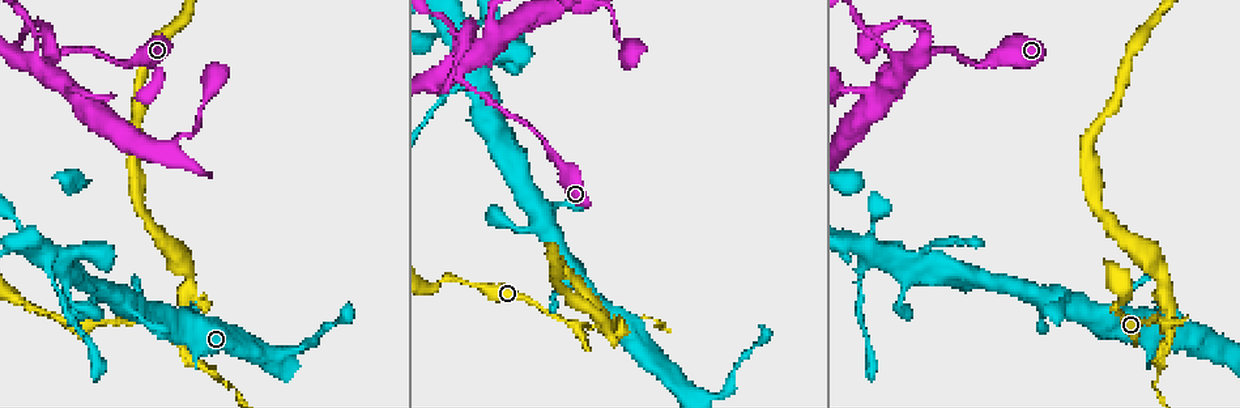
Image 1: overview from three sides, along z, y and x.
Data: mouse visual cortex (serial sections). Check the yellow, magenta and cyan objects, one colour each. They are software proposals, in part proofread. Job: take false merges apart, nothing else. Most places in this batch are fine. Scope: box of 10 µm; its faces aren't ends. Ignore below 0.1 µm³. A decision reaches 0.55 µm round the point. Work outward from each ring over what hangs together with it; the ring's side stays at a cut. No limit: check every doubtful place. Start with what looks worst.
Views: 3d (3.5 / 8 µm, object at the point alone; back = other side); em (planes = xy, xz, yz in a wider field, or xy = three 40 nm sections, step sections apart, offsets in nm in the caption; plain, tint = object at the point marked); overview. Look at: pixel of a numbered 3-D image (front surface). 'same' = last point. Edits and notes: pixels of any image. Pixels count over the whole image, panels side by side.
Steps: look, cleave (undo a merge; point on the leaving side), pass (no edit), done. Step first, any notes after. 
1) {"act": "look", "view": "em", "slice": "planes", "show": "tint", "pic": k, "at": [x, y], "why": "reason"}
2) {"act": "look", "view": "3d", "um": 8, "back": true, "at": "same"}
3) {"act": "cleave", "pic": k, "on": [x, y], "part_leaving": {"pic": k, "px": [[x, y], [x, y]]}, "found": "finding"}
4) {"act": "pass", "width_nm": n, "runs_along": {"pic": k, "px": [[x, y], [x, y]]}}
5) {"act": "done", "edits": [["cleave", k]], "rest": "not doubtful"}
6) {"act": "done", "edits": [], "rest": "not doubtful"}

{"act": "look", "view": "3d", "um": 3.5, "pic": 1, "at": [1164, 354], "why": "two arms in line, one across"}

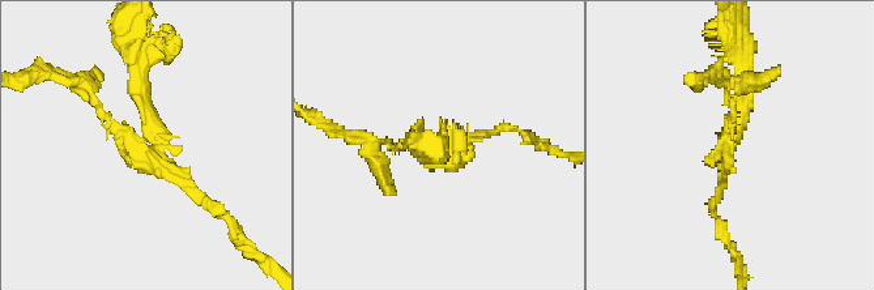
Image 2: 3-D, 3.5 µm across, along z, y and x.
{"act": "look", "view": "em", "slice": "xy", "step": 1, "show": "tint", "pic": 2, "at": [729, 142], "arms": 3, "arm_widths_nm": [100, 150, 200]}

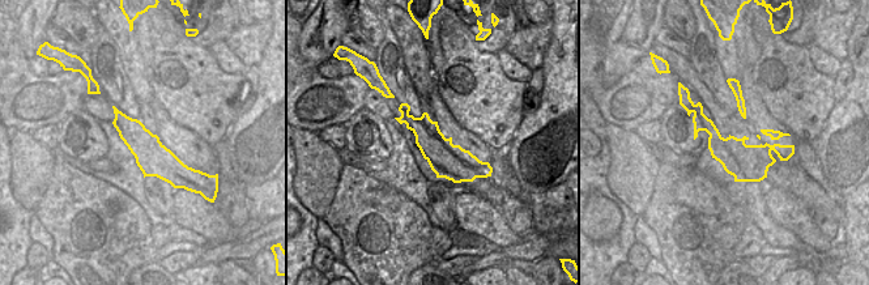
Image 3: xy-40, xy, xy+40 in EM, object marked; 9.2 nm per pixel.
{"act": "look", "view": "em", "slice": "xy", "step": 5, "show": "tint", "at": "same"}

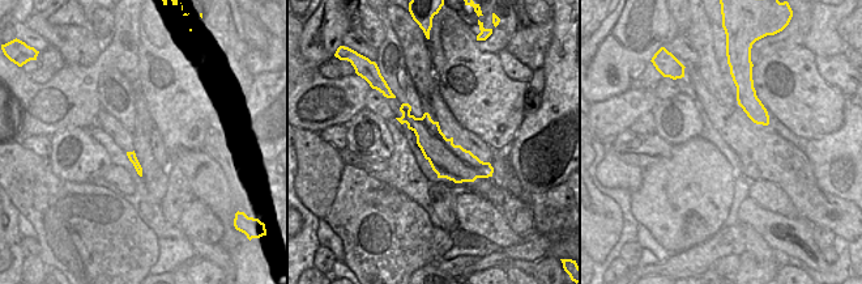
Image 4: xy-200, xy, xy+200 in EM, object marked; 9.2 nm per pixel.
{"act": "cleave", "pic": 2, "on": [137, 89], "part_leaving": {"pic": 2, "px": [[145, 139], [149, 114], [133, 34]]}, "found": "a second cell is stuck on"}

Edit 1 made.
{"act": "look", "view": "3d", "um": 3.5, "pic": 2, "at": [727, 104], "why": "a narrow waist"}

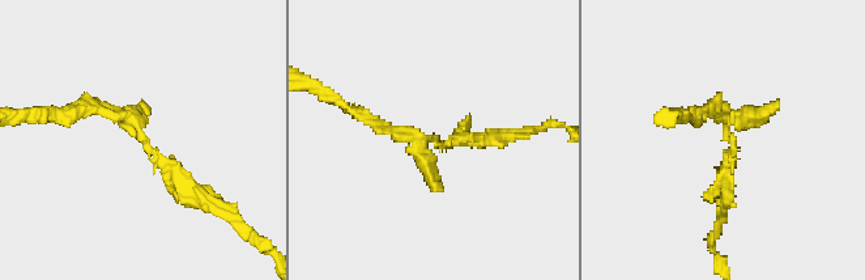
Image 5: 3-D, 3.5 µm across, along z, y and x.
{"act": "look", "view": "em", "slice": "xy", "step": 2, "show": "tint", "pic": 5, "at": [728, 140]}

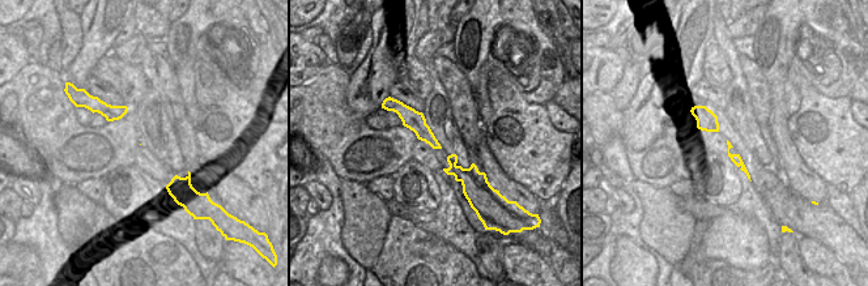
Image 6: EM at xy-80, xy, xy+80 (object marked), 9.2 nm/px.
{"act": "pass", "runs_along": {"pic": 5, "px": [[72, 113], [120, 113], [204, 198]]}, "found": "all the same cell"}

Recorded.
{"act": "look", "view": "3d", "um": 3.5, "pic": 1, "at": [37, 67], "why": "small branch off a trunk"}

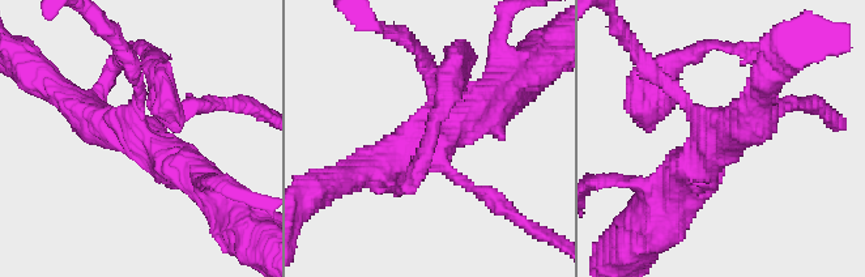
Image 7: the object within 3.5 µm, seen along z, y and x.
{"act": "look", "view": "em", "slice": "xy", "step": 3, "show": "tint", "pic": 7, "at": [140, 135]}

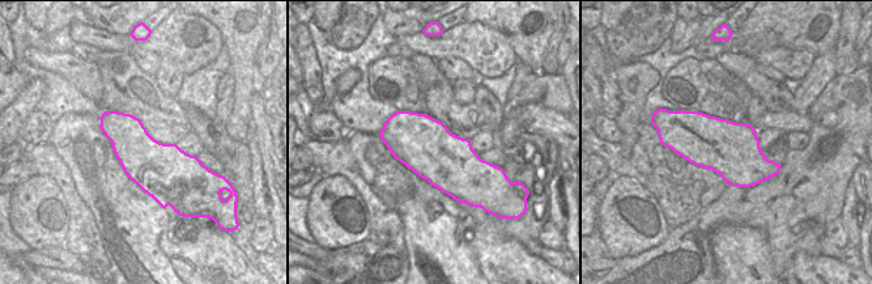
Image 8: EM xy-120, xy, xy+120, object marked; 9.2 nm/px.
{"act": "pass", "width_nm": 500, "runs_along": {"pic": 7, "px": [[782, 107], [728, 136], [677, 179]]}, "found": "continuous, no second cell"}

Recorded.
{"act": "look", "view": "3d", "um": 3.5, "pic": 1, "at": [875, 35], "why": "abrupt turn"}

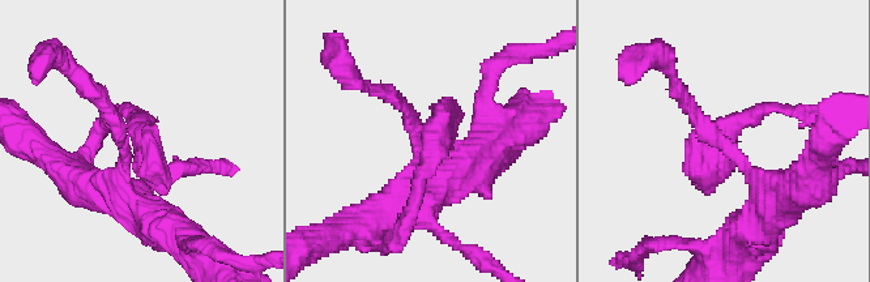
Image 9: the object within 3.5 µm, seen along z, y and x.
{"act": "look", "view": "em", "slice": "xy", "step": 3, "show": "tint", "pic": 9, "at": [719, 137], "why": "now the EM"}

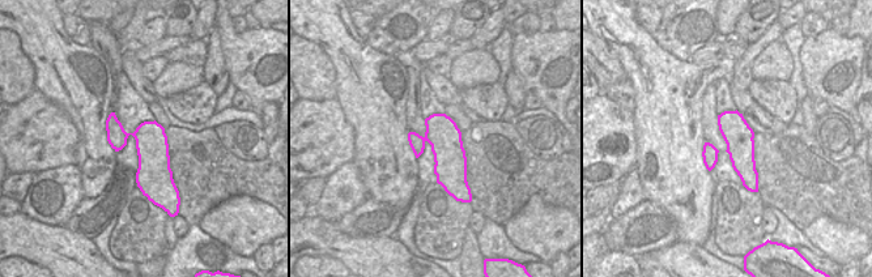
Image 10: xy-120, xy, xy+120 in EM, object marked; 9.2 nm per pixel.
{"act": "pass", "runs_along": {"pic": 9, "px": [[419, 201], [416, 135], [460, 122]]}, "found": "all the same cell"}

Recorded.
{"act": "done", "edits": [["cleave", 2]], "rest": "not doubtful"}

